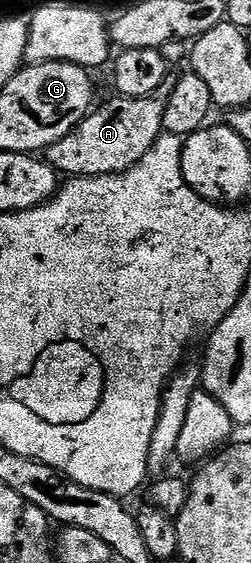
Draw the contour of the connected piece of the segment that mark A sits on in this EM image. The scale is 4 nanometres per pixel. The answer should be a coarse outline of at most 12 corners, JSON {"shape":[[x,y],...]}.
{"shape":[[113,97],[46,148],[62,177],[123,175],[164,134],[166,100]]}

